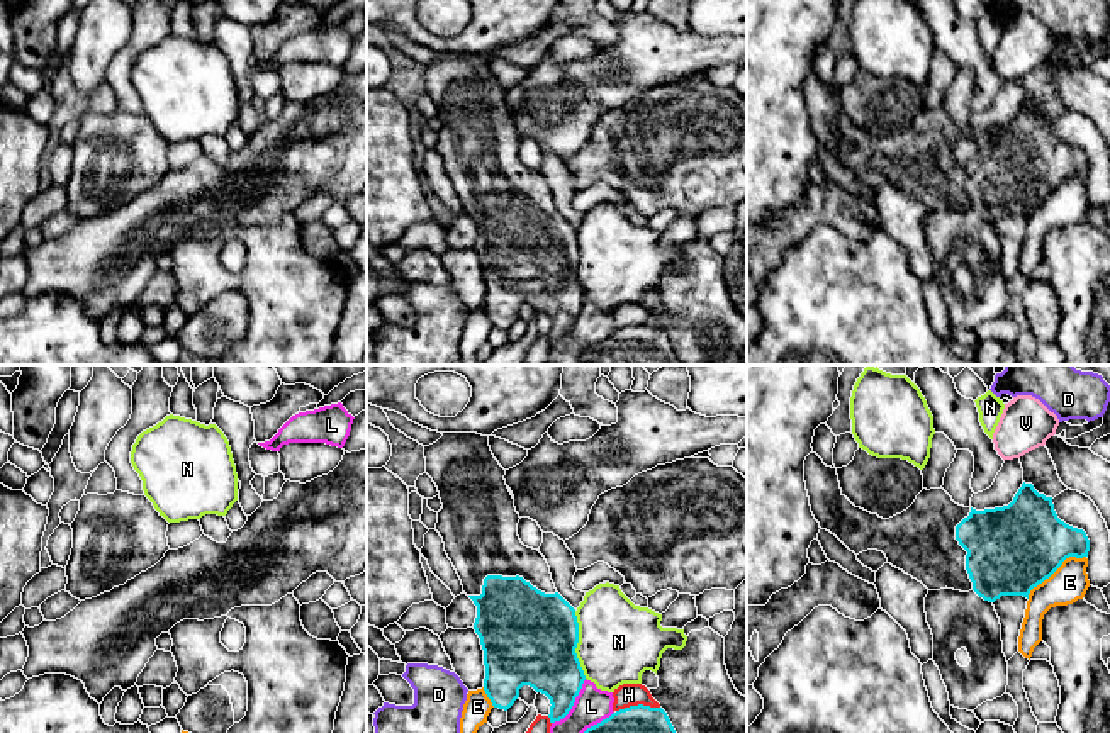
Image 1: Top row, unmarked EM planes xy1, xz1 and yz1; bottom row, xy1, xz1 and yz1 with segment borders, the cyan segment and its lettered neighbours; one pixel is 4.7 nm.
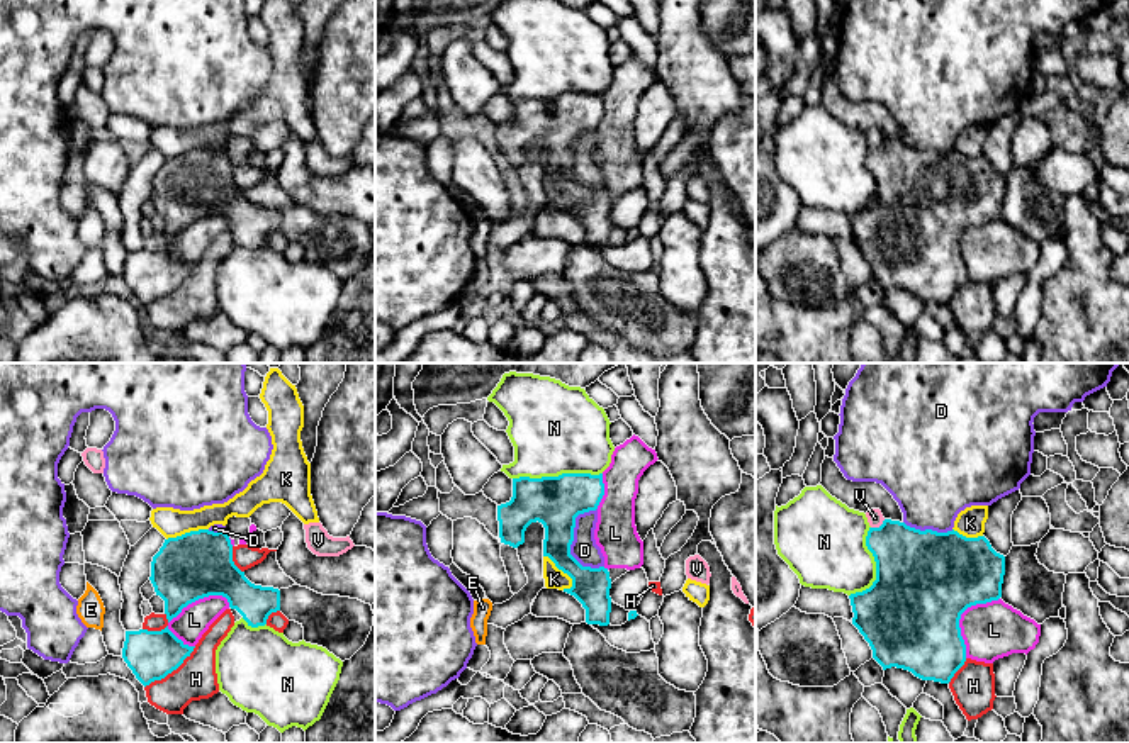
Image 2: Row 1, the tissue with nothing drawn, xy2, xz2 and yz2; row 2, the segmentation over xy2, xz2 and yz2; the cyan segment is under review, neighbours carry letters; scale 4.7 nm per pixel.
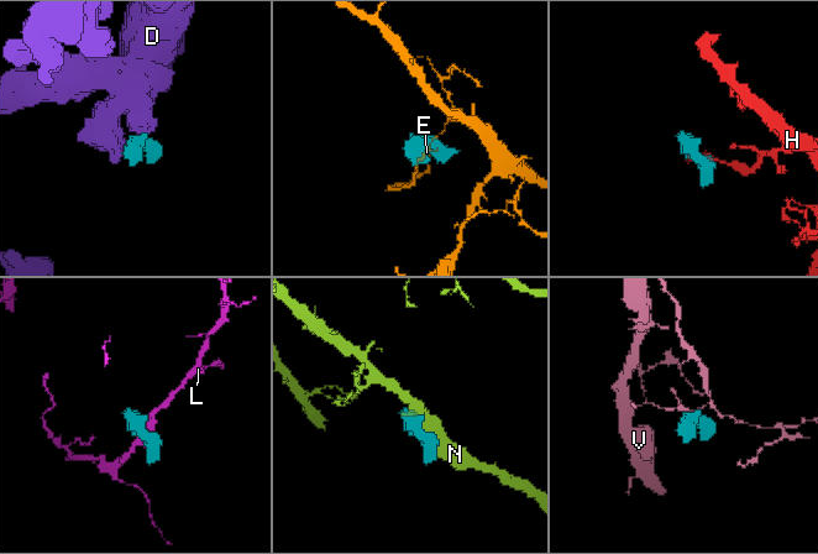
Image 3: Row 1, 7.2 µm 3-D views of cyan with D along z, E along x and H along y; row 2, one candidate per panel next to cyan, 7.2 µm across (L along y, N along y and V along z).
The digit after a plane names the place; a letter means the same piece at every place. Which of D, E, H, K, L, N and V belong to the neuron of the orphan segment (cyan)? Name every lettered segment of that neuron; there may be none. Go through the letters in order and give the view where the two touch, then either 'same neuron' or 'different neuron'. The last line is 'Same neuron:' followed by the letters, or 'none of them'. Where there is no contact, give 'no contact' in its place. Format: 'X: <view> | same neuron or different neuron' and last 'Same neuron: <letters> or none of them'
D: xz2 | different neuron
E: yz1 | different neuron
H: xy2 | different neuron
K: xz2 | different neuron
L: yz2 | different neuron
N: xz2 | different neuron
V: yz2 | different neuron
Same neuron: none of them

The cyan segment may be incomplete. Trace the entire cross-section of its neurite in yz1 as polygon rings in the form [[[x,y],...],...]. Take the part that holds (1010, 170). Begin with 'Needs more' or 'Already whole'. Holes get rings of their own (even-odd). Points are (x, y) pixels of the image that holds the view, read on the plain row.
Needs more. [[[816,73],[804,80],[810,126],[821,149],[835,154],[855,175],[877,170],[888,183],[922,202],[928,210],[974,210],[984,221],[1023,215],[1049,199],[1066,178],[1088,176],[1090,159],[1083,149],[1061,141],[1052,117],[1022,104],[1008,126],[976,131],[952,120],[944,109],[923,109],[915,122],[889,139],[855,127],[840,109],[837,88],[827,87]]]

